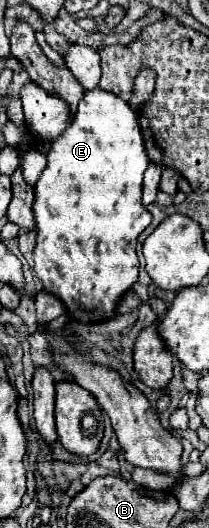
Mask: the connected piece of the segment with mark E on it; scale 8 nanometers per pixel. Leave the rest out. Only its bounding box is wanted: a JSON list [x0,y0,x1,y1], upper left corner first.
[33,88,151,324]

